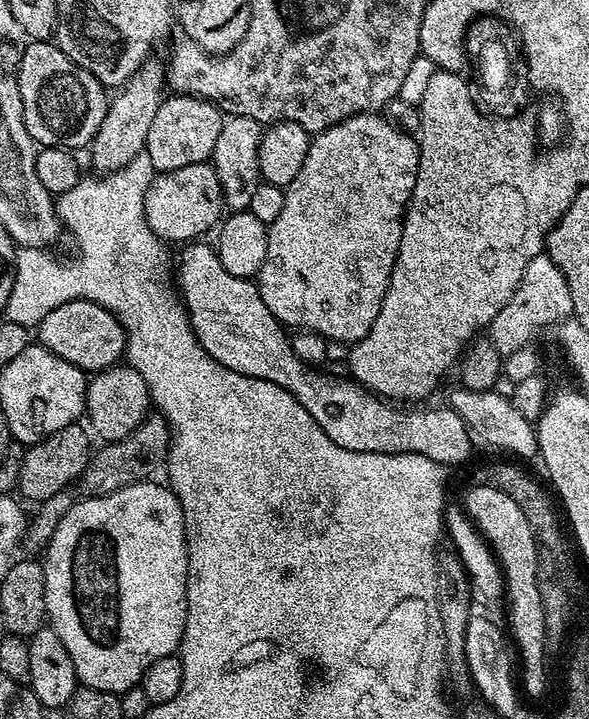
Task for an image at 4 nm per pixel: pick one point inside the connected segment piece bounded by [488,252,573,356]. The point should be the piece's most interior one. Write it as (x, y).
(541, 297)

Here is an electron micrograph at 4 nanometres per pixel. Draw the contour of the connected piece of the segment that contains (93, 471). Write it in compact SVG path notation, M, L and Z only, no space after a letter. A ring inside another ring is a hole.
M159 414L149 415L142 423L132 431L130 435L121 440L113 440L105 443L91 453L88 457L88 465L84 468L84 475L78 481L78 488L84 491L85 497L105 496L114 494L114 490L122 490L131 484L139 484L141 480L149 479L156 467L163 465L168 459L168 443L172 440L172 432L168 429L168 422Z

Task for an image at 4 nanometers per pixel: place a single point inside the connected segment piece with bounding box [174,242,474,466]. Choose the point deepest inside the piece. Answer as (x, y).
(228, 317)

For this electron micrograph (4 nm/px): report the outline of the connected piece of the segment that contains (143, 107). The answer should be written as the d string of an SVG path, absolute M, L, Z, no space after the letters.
M149 58L140 65L139 70L119 89L120 96L113 95L108 101L106 118L102 118L102 126L98 126L96 137L92 139L92 164L97 173L117 172L130 158L134 158L144 149L146 134L150 134L150 122L154 122L154 114L158 114L158 106L162 99L160 87L166 84L166 68L156 58Z

